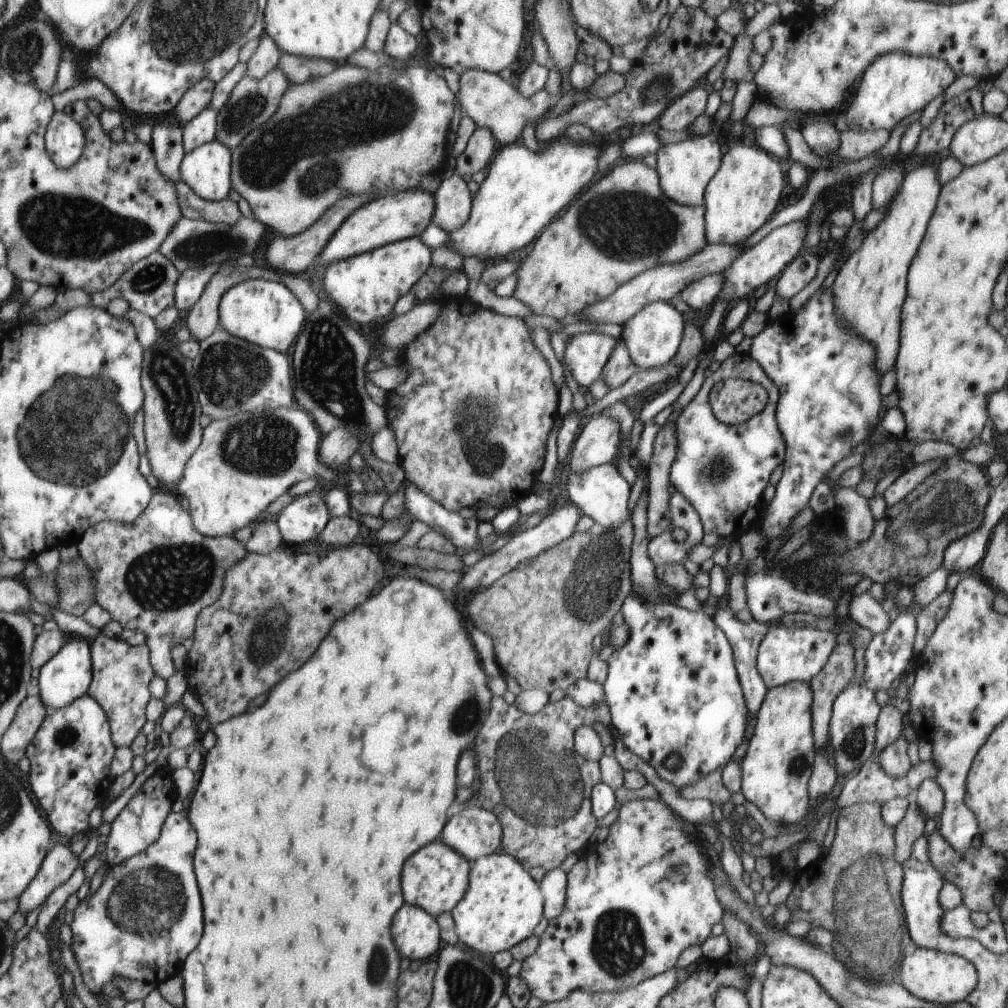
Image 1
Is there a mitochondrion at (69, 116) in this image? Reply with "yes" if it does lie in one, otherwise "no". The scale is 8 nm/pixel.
no

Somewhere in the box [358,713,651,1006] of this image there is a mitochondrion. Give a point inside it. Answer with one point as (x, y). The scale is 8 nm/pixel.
(617, 946)

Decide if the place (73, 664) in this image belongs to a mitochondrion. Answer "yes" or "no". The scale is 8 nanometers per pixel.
no

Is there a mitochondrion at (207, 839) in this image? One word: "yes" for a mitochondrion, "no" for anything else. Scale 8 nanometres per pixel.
no

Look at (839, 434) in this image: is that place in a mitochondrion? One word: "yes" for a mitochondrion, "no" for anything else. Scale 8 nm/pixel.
yes

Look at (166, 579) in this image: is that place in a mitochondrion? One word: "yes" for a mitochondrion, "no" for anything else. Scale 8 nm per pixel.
yes

